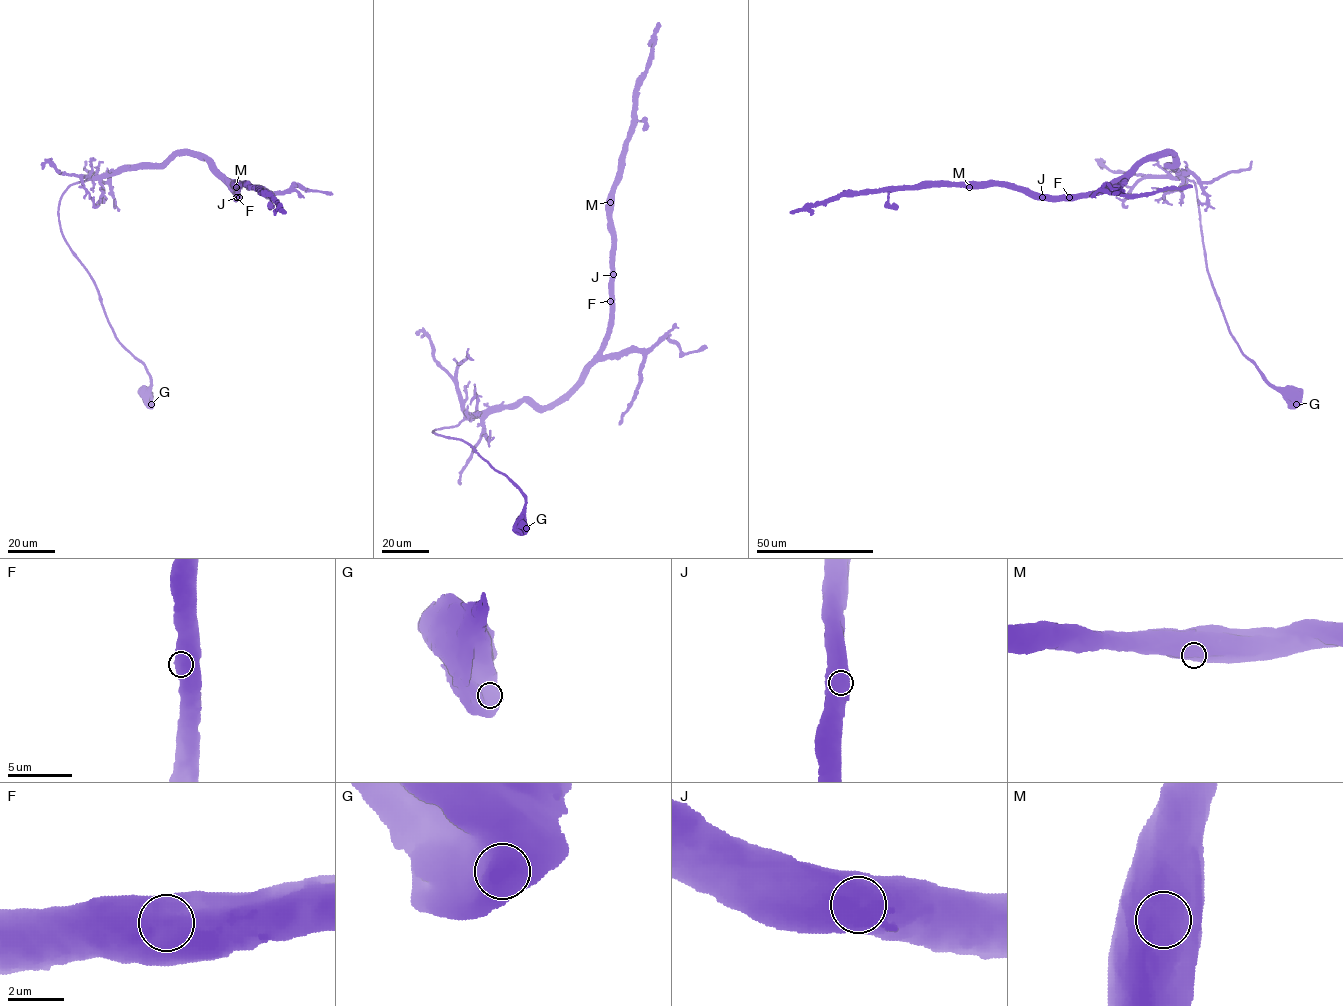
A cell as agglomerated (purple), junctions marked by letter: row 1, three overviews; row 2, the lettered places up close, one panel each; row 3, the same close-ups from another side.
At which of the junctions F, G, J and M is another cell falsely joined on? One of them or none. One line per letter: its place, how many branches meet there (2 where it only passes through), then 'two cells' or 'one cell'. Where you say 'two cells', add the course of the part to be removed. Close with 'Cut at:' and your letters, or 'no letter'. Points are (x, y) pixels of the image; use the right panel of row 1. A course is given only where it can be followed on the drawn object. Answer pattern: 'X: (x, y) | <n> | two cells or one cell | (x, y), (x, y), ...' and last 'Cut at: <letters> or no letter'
F: (1069, 197) | 1 | one cell
G: (1296, 404) | 1 | one cell
J: (1042, 197) | 1 | one cell
M: (969, 187) | 1 | one cell
Cut at: no letter

